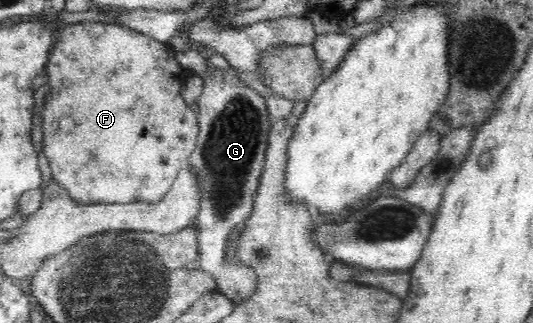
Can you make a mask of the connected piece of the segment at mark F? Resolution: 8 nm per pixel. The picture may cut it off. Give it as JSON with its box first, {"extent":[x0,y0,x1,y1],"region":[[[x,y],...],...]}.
{"extent":[41,22,198,204],"region":[[[80,22],[72,25],[62,26],[62,33],[58,35],[58,39],[56,42],[53,42],[54,47],[52,47],[51,52],[49,53],[49,61],[46,65],[46,73],[49,75],[49,85],[50,85],[50,95],[52,95],[52,99],[49,102],[46,102],[44,105],[44,109],[42,109],[42,126],[41,130],[43,131],[43,144],[44,149],[43,153],[47,157],[47,161],[49,162],[50,169],[52,171],[52,175],[56,178],[56,181],[60,183],[60,185],[64,186],[64,188],[70,190],[70,196],[74,197],[74,200],[78,200],[81,202],[98,202],[99,204],[113,204],[113,203],[130,203],[135,201],[145,201],[145,202],[155,202],[159,199],[162,199],[169,192],[170,186],[176,181],[178,177],[178,172],[189,163],[190,155],[195,150],[195,146],[197,145],[197,137],[198,137],[198,119],[196,118],[196,113],[192,111],[192,108],[186,105],[186,101],[184,101],[184,97],[182,97],[182,85],[185,85],[186,75],[184,74],[179,61],[175,58],[175,52],[170,49],[170,47],[166,43],[162,43],[161,41],[156,41],[151,37],[146,37],[137,31],[132,29],[126,29],[125,27],[118,27],[117,25],[112,24],[102,24],[100,22]]]}

